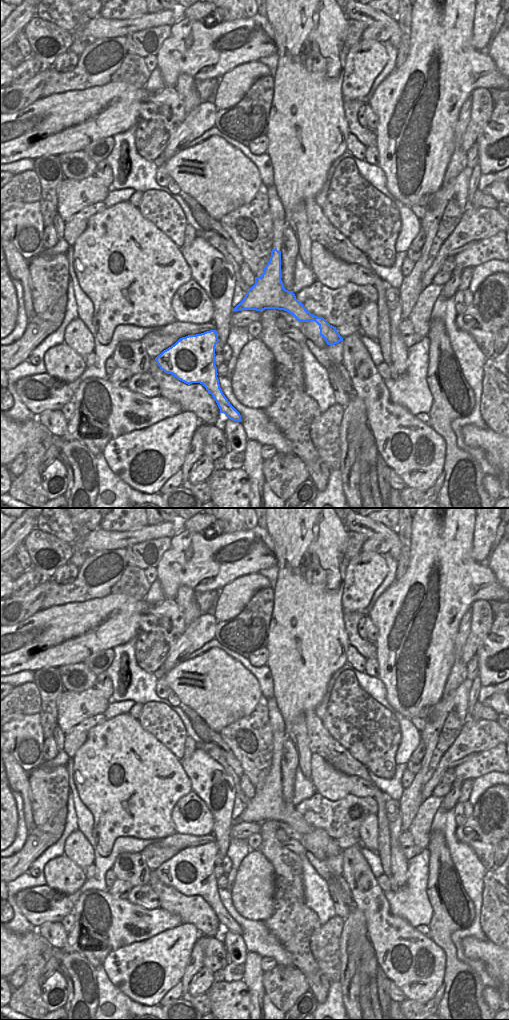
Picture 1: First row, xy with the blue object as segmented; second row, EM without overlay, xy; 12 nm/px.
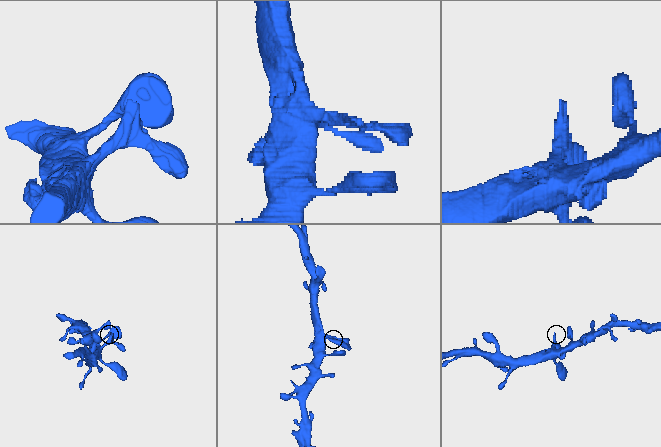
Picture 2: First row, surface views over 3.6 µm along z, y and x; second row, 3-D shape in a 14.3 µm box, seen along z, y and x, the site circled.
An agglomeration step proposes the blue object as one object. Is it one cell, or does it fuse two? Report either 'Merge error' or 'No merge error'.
No merge error

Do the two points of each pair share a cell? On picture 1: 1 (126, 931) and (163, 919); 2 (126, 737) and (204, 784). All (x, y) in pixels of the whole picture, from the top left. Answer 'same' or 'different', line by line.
1: same
2: different

